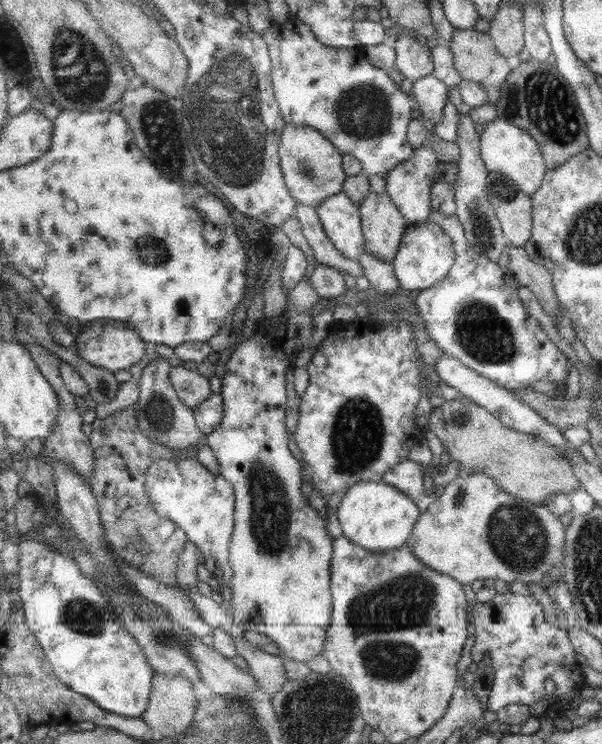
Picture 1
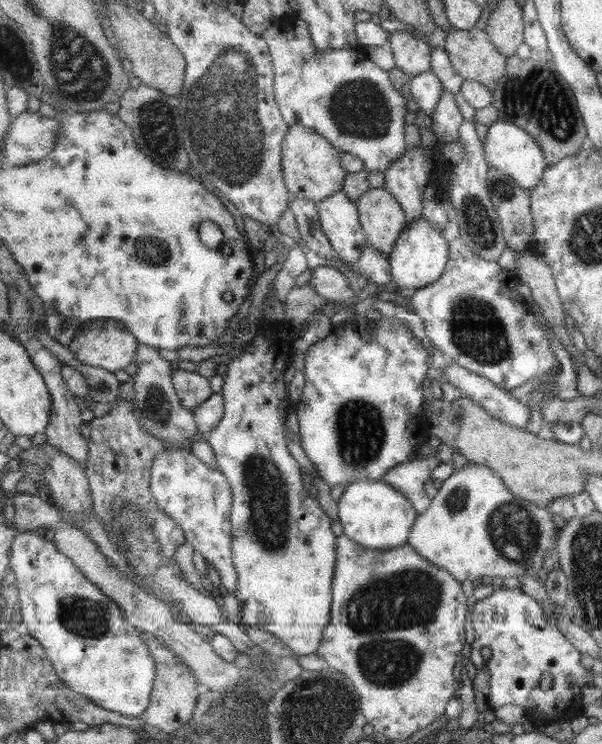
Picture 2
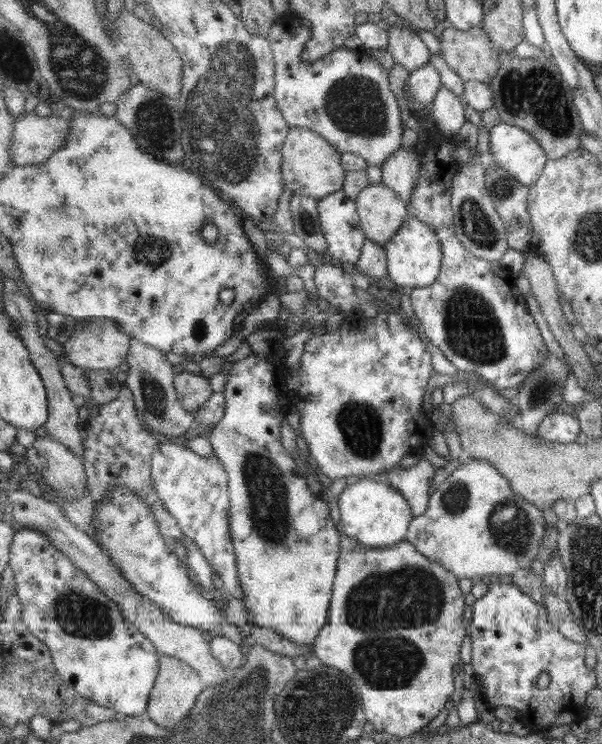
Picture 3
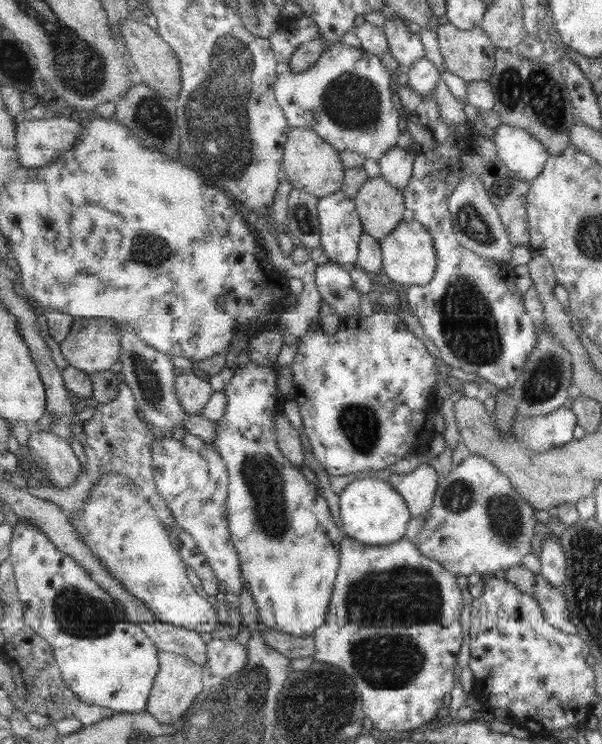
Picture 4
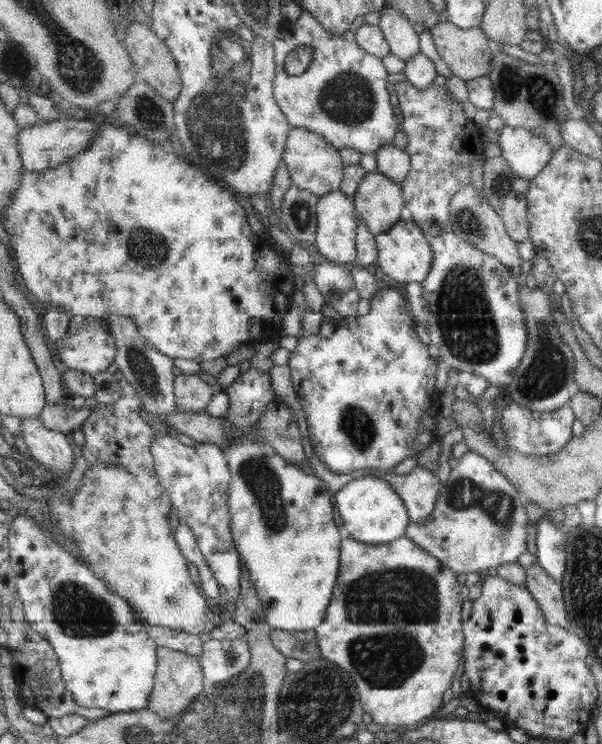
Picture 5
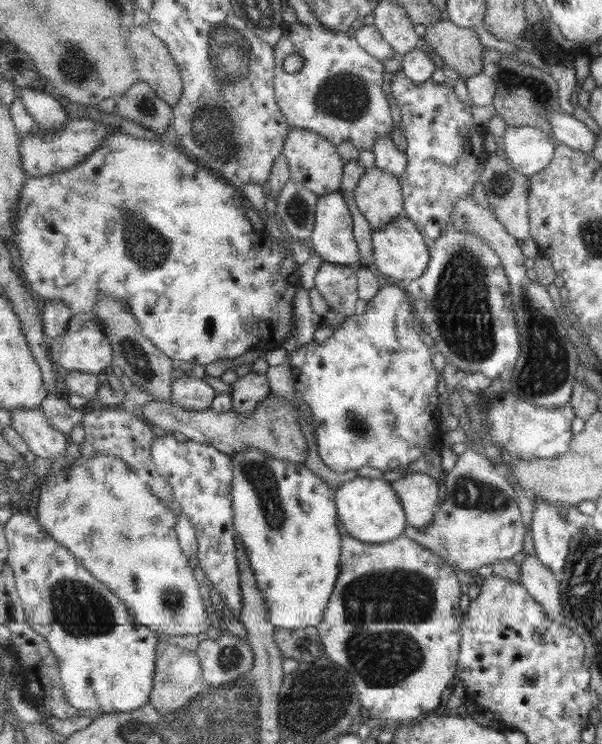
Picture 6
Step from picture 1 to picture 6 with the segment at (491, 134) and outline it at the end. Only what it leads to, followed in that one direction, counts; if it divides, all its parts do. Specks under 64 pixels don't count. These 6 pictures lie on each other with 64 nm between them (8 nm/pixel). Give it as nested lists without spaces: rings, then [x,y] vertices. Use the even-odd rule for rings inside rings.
[[[511,126],[504,136],[504,152],[517,172],[532,177],[553,160],[551,137],[531,126]]]

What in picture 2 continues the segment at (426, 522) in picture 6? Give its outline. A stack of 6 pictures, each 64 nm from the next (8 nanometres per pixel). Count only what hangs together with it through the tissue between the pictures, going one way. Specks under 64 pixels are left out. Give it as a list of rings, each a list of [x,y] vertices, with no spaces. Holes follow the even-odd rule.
[[[433,434],[429,435],[425,448],[426,458],[422,460],[413,459],[392,469],[383,479],[390,486],[401,492],[411,500],[417,514],[423,514],[433,502],[433,492],[427,484],[432,480],[433,470],[442,464],[438,458],[436,447],[441,440]],[[434,452],[434,456],[431,453]]]

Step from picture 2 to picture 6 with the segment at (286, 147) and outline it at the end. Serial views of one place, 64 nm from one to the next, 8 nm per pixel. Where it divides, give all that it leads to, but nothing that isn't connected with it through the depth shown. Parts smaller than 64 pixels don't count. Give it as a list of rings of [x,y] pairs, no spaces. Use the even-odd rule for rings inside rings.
[[[292,128],[286,138],[283,155],[288,160],[295,182],[303,184],[319,196],[341,190],[346,161],[330,139],[311,130]]]

